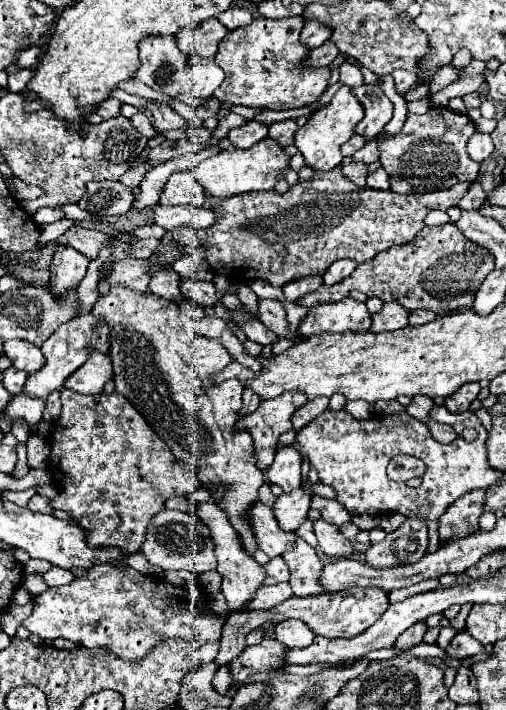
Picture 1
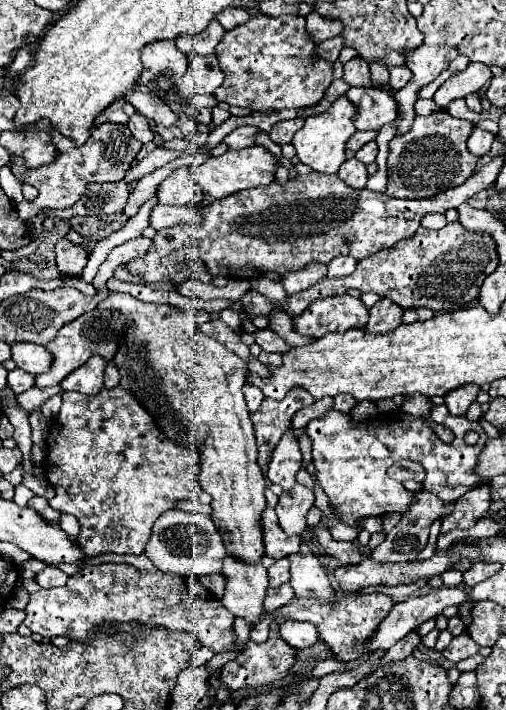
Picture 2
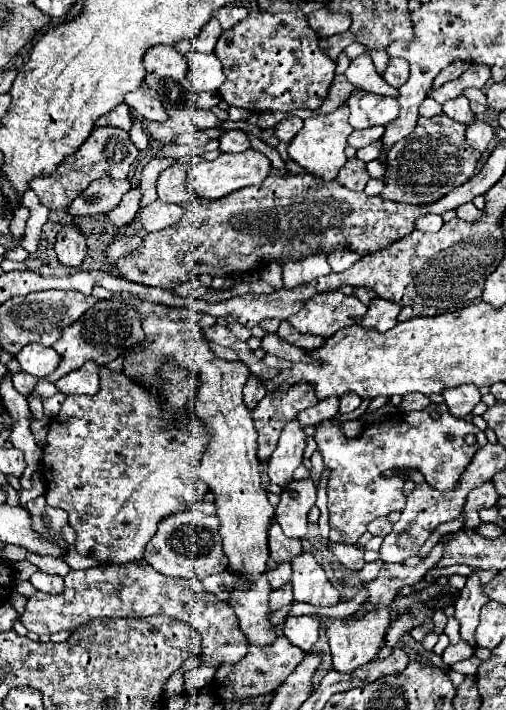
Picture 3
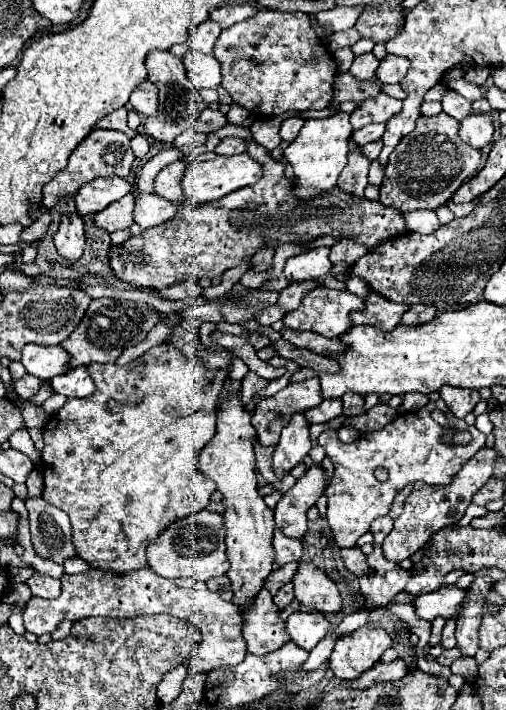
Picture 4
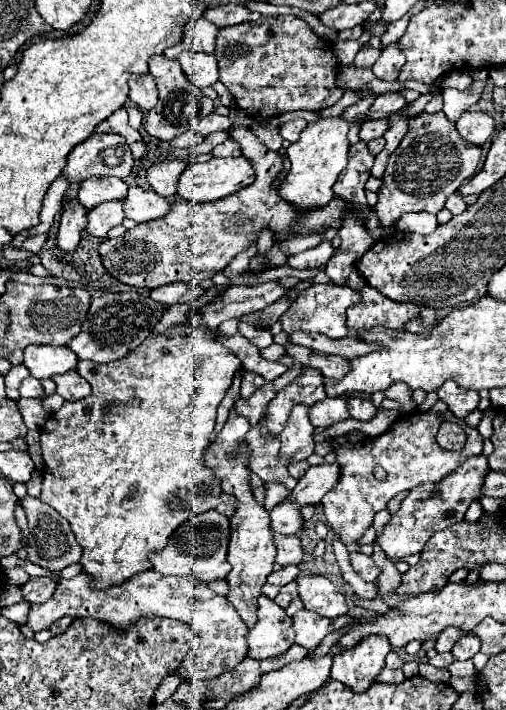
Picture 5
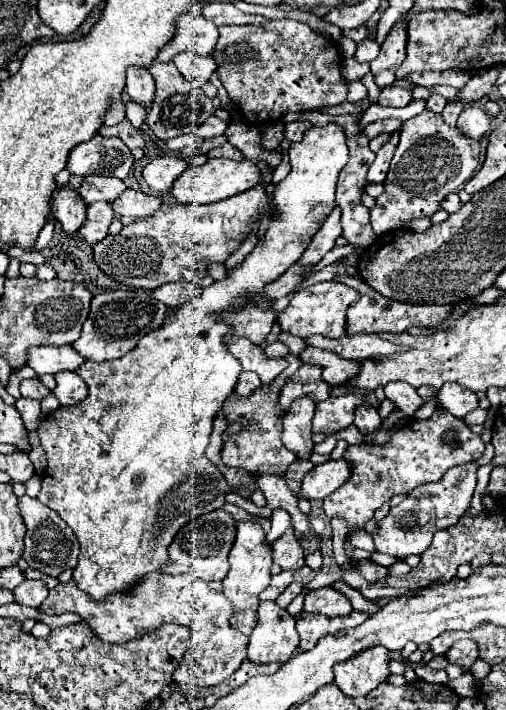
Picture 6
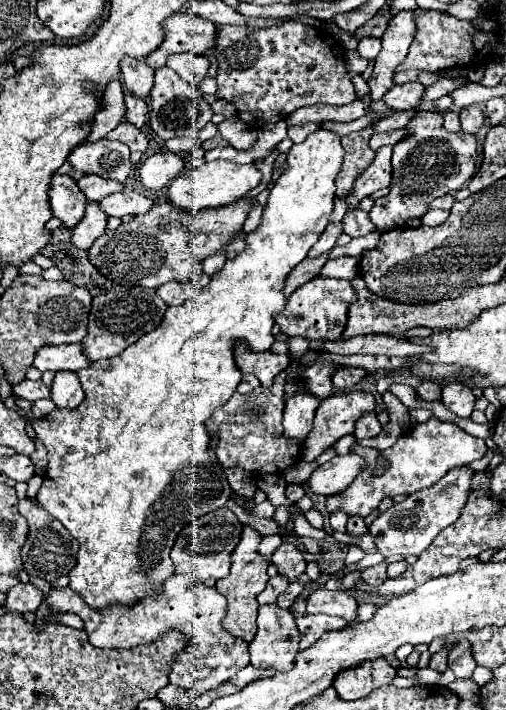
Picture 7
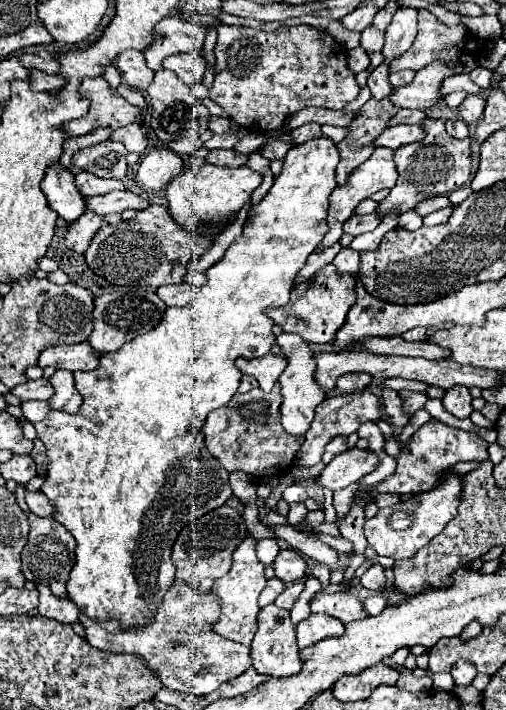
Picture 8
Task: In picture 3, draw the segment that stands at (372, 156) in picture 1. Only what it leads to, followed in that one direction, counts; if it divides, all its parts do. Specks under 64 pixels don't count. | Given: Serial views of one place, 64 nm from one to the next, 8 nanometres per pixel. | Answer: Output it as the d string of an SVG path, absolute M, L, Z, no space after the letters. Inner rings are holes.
M372 142L372 144L368 144L368 146L364 146L364 148L360 148L360 150L356 152L356 156L358 156L360 160L364 160L364 162L376 160L378 154L380 154L380 142Z

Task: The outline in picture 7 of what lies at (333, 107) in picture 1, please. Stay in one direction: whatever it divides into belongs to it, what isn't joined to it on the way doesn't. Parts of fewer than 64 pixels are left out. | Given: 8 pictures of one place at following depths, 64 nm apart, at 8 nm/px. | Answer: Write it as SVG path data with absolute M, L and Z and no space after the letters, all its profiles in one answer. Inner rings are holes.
M316 130L312 132L304 142L300 144L294 144L288 152L288 172L284 172L274 188L270 190L270 196L268 196L268 204L264 208L264 216L262 216L262 224L246 234L246 242L248 242L248 248L238 254L236 260L226 260L224 268L212 276L210 284L206 288L202 288L202 292L198 294L198 298L194 300L188 300L186 304L178 306L178 308L168 308L166 310L166 316L160 324L160 328L152 330L150 334L144 334L136 344L128 346L120 356L114 356L114 358L108 358L108 360L98 360L98 362L92 362L88 368L82 368L78 374L80 378L80 384L86 392L86 398L84 402L74 408L74 410L68 410L68 408L58 408L58 410L52 410L46 418L40 418L32 424L32 428L36 430L36 436L44 442L46 450L48 450L48 470L46 470L46 478L44 478L44 484L36 496L36 500L54 516L58 518L66 530L80 542L80 550L78 550L78 564L74 566L74 570L68 574L70 578L70 586L74 592L80 592L80 596L88 602L88 606L100 610L100 608L106 608L110 604L134 604L136 600L144 598L144 596L150 596L158 590L158 586L162 584L162 580L166 580L174 568L172 568L172 560L170 560L170 550L172 550L172 544L178 536L178 532L192 520L212 512L212 510L218 510L222 508L230 498L232 498L232 488L224 476L224 470L222 466L214 466L206 448L208 448L208 442L210 442L210 434L208 434L208 428L206 428L206 420L208 416L212 416L212 412L220 406L226 404L226 400L236 392L236 386L242 378L242 373L236 366L233 357L234 340L246 340L248 346L254 350L254 352L264 352L272 346L274 342L274 336L272 336L272 326L274 326L274 312L280 312L280 308L284 308L286 304L286 296L280 294L282 290L282 284L284 284L284 278L288 276L288 272L300 264L308 250L314 246L314 242L318 240L320 232L324 232L326 224L328 224L328 216L330 212L334 210L334 196L336 196L336 176L342 168L342 162L344 162L344 148L340 144L340 136L332 130Z

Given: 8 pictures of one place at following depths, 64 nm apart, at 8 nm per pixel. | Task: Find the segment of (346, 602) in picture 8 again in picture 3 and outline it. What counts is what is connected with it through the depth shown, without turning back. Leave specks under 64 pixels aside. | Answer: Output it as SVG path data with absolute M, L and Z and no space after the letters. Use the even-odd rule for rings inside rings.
M302 552L292 558L292 580L294 600L308 602L314 606L332 606L340 600L340 592L326 578L322 566L310 552Z

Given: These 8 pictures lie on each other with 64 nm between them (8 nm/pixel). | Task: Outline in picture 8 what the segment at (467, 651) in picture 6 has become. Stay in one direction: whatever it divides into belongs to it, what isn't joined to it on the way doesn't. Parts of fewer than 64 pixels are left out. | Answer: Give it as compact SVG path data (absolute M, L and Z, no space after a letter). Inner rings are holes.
M458 660L454 666L452 666L452 676L454 676L454 682L460 684L460 686L466 686L466 684L472 684L474 676L476 676L476 668L472 666L472 662L468 660Z

